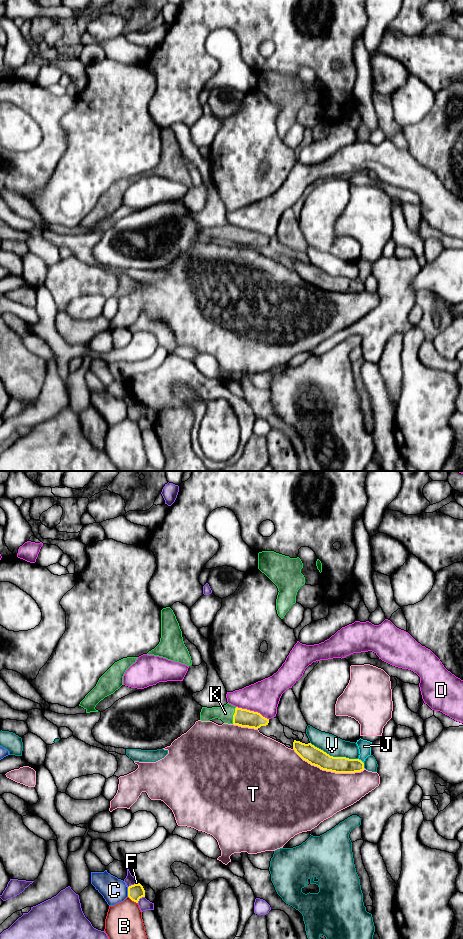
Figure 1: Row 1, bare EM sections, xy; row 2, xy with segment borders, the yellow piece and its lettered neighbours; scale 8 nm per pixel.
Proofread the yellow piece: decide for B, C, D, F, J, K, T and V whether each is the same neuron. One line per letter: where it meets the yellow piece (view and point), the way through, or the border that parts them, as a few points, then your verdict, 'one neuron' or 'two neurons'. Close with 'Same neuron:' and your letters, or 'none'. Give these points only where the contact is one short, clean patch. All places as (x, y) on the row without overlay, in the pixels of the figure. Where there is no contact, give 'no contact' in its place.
B: xy (133, 420) | two neurons
C: xy (128, 412) | two neurons
D: xy (252, 231) | two neurons
F: xy (134, 404) | two neurons
J: xy (361, 281) | two neurons
K: xy (233, 235) | across xy (242, 237), (233, 235), (225, 233) | one neuron
T: xy (328, 290) | two neurons
V: xy (334, 277) | two neurons
Same neuron: K

